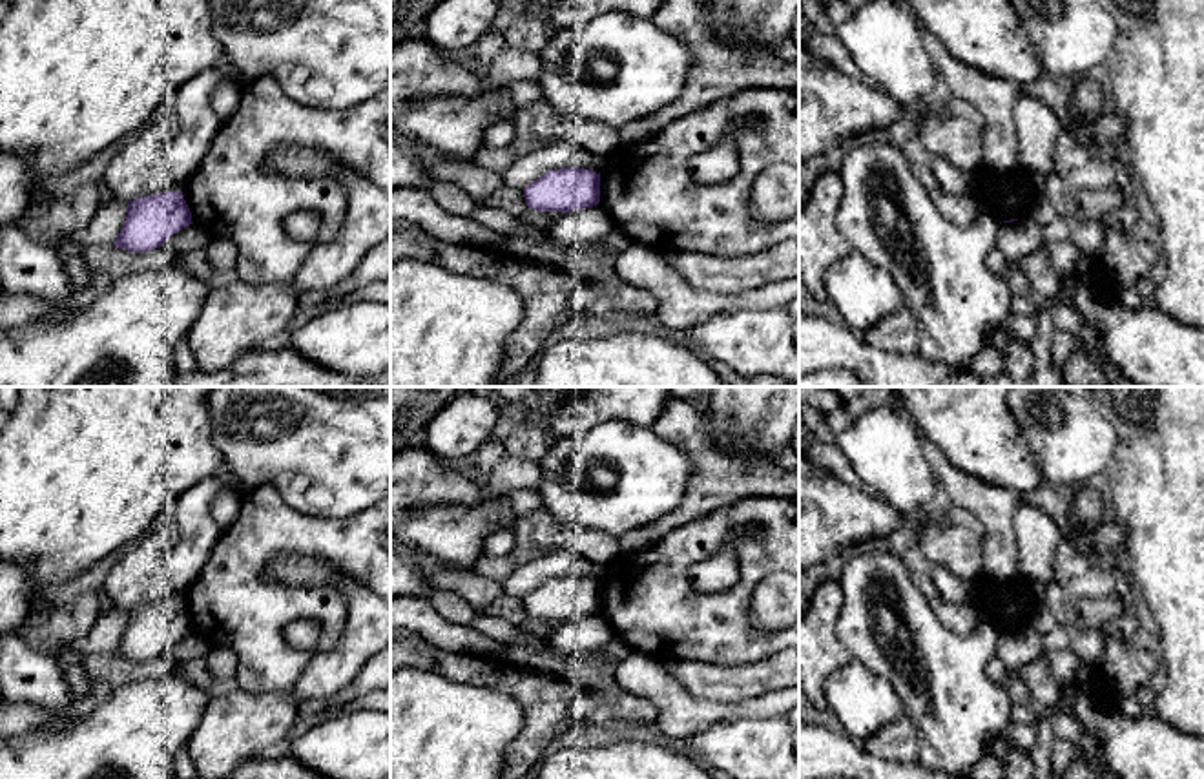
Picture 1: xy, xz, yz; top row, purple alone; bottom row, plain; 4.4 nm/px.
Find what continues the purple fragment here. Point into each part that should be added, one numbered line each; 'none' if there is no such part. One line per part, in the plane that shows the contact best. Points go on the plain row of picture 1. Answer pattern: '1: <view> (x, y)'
none

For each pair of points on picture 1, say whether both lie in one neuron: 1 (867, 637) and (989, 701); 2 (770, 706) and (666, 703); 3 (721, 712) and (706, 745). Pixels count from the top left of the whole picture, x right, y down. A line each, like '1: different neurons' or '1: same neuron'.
1: same neuron
2: same neuron
3: different neurons

